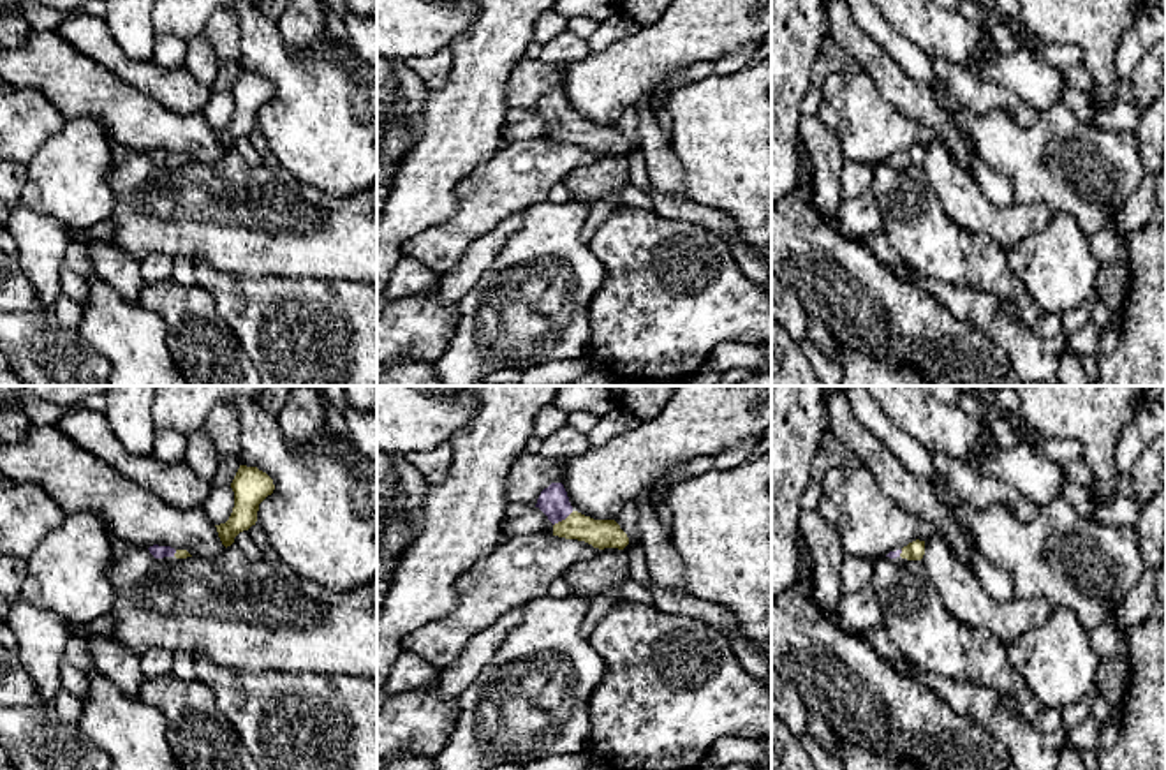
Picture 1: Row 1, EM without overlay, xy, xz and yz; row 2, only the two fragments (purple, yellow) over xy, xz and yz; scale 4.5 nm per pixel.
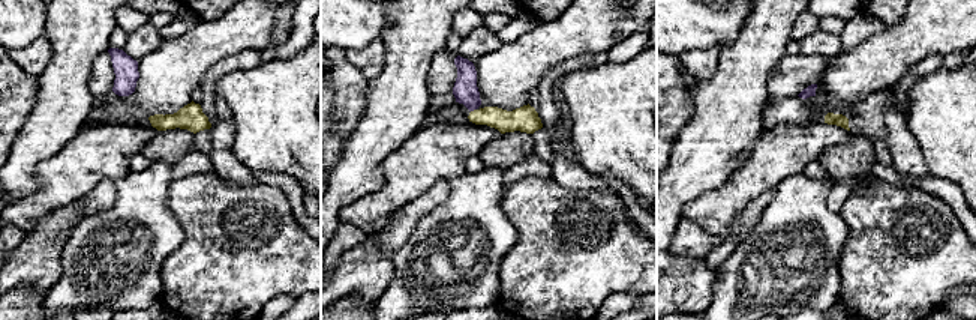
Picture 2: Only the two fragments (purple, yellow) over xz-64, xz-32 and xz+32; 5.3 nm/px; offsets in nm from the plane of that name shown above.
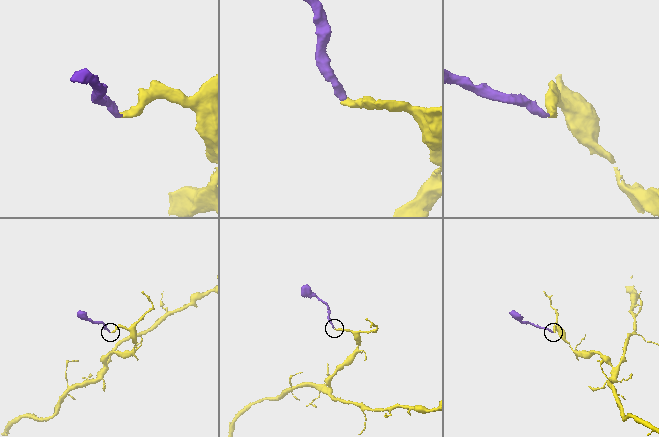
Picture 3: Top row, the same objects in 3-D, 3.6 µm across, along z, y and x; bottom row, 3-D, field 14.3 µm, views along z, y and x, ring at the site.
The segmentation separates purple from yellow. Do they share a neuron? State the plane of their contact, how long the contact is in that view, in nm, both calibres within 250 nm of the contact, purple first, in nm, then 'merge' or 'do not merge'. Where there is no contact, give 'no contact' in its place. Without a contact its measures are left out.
xz | 120 nm | 140/130 nm | merge

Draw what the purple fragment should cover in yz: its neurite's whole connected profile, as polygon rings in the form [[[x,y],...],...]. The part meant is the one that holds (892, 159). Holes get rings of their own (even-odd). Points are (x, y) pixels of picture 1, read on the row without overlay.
[[[916,144],[916,146],[909,148],[907,152],[904,152],[902,155],[889,157],[886,162],[889,162],[889,164],[902,162],[907,166],[921,166],[923,160],[925,160],[925,146]]]

